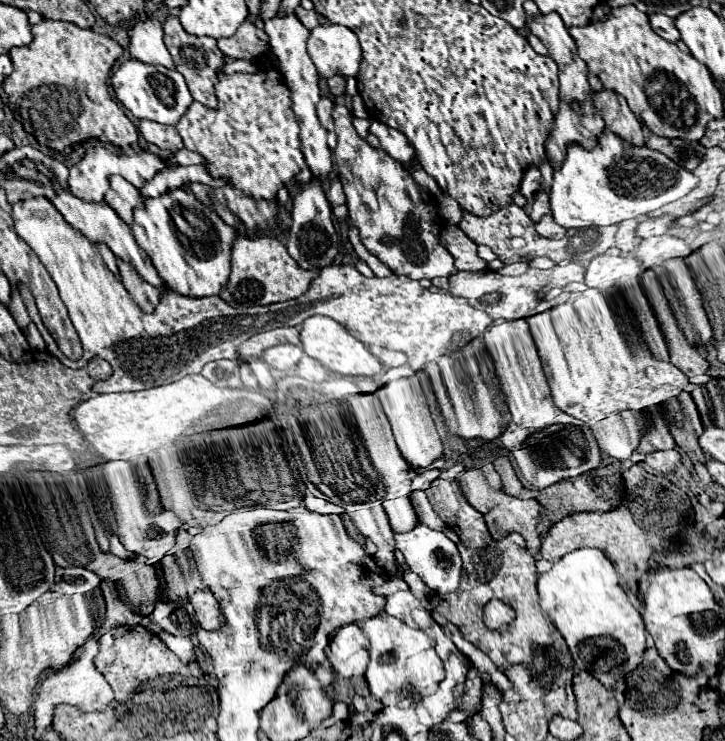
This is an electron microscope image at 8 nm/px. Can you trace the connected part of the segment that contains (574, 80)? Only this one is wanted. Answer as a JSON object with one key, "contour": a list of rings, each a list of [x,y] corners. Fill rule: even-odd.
{"contour":[[[547,13],[547,15],[537,15],[529,23],[529,31],[537,35],[543,45],[549,49],[549,57],[557,63],[559,67],[559,83],[561,83],[561,107],[555,115],[555,125],[551,129],[551,137],[557,141],[557,145],[563,149],[567,143],[585,143],[585,149],[593,149],[599,135],[605,129],[605,123],[593,103],[593,89],[587,81],[589,71],[583,59],[579,59],[579,51],[575,47],[575,39],[569,35],[563,19],[559,19],[559,13]]]}

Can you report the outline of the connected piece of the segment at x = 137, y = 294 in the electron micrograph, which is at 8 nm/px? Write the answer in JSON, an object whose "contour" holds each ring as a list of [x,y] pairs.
{"contour":[[[119,261],[119,275],[121,275],[121,281],[123,281],[125,289],[127,289],[129,295],[135,299],[135,303],[137,303],[145,313],[155,311],[155,307],[159,305],[159,299],[161,299],[161,289],[149,285],[149,283],[135,271],[135,267],[133,267],[131,263]]]}

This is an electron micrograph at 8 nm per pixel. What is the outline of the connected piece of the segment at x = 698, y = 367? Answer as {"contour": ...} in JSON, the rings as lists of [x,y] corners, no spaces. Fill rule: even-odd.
{"contour":[[[651,269],[645,271],[643,277],[641,277],[641,283],[643,283],[643,291],[645,291],[655,315],[657,315],[661,331],[665,335],[669,355],[671,355],[671,363],[677,369],[681,369],[687,377],[705,373],[709,369],[709,363],[699,353],[699,349],[685,339],[685,335],[683,335],[683,331],[681,331],[681,327],[679,327],[679,323],[677,323],[677,319],[675,319],[675,315],[669,307],[669,301],[665,297],[663,287],[659,285],[655,273]]]}

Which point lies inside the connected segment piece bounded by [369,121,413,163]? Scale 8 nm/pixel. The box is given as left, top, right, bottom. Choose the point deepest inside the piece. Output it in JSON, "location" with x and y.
{"location":[394,142]}

